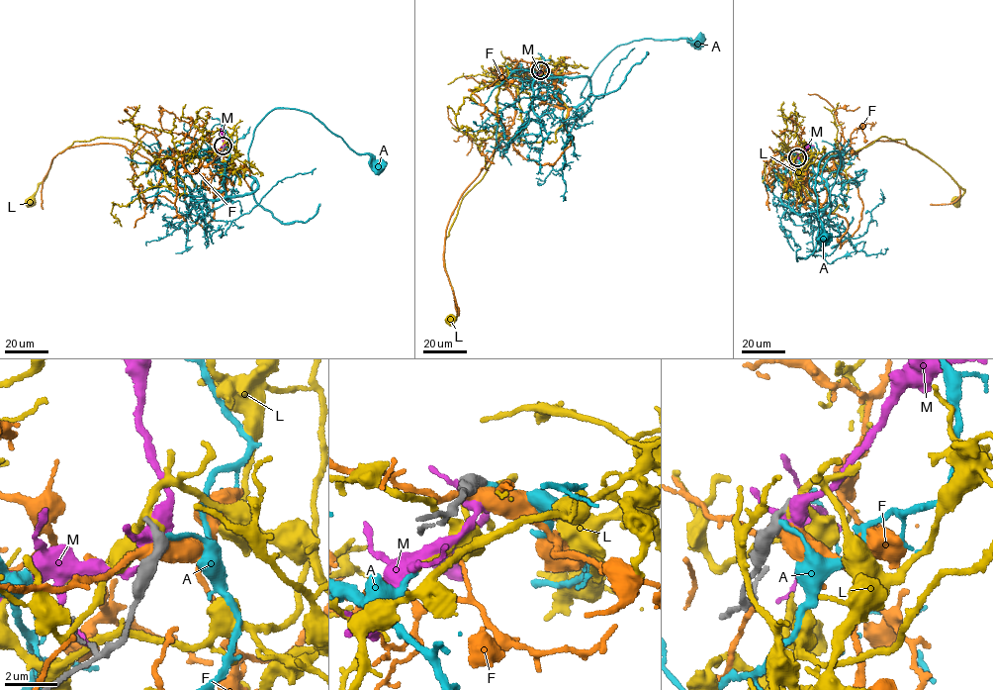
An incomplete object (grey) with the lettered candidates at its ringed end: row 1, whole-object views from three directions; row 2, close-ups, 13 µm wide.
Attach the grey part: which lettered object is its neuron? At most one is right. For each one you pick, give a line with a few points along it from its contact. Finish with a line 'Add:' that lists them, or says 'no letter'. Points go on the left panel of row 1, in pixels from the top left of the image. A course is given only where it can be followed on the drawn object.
Add: no letter

